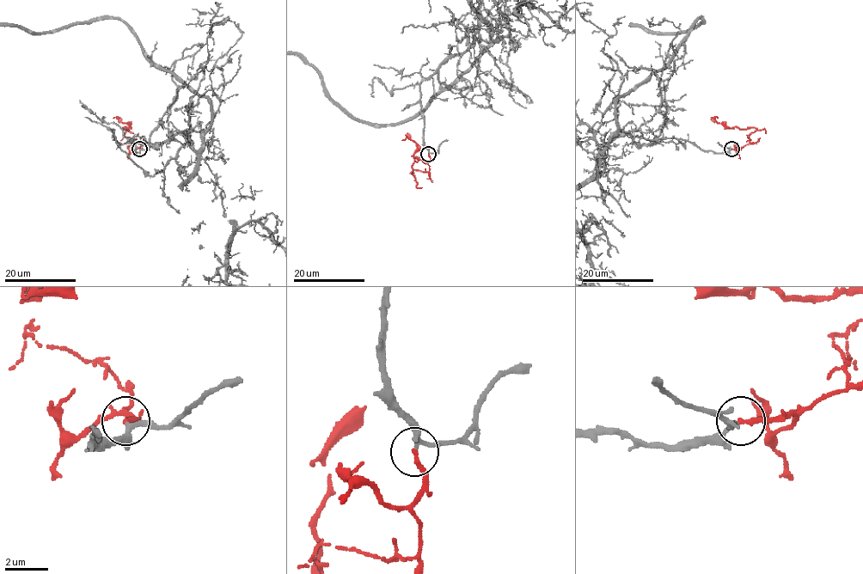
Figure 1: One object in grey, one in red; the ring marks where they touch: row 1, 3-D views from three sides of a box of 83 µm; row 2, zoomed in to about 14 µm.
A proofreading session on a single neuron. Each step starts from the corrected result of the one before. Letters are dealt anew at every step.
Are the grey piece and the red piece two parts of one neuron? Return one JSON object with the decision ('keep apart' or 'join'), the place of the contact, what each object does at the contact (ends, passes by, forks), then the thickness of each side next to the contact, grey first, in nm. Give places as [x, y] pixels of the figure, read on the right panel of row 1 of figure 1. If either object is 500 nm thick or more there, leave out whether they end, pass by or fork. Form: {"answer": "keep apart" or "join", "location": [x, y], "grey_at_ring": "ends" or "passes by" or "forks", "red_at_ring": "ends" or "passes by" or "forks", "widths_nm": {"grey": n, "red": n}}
{"answer": "join", "location": [731, 149], "grey_at_ring": "passes by", "red_at_ring": "ends", "widths_nm": {"grey": 170, "red": 220}}

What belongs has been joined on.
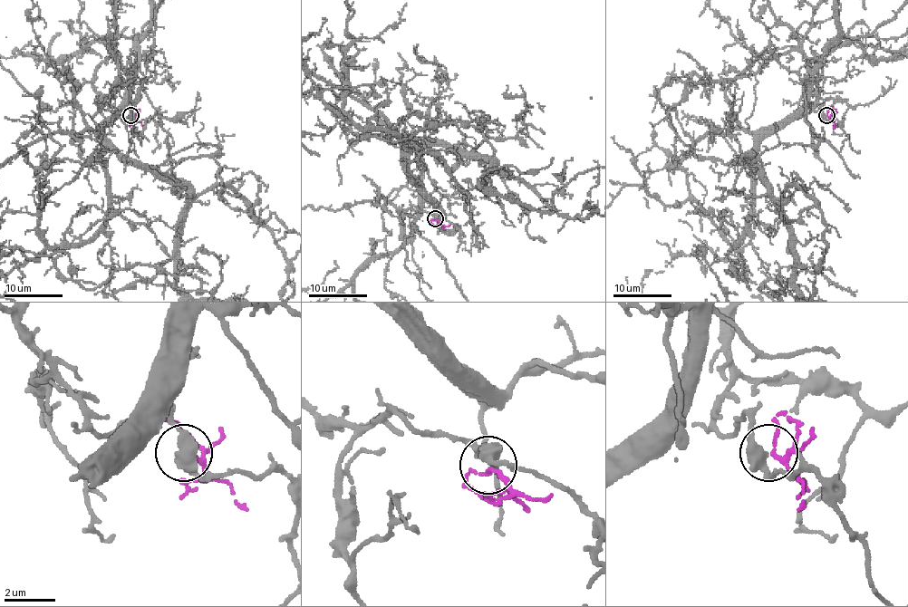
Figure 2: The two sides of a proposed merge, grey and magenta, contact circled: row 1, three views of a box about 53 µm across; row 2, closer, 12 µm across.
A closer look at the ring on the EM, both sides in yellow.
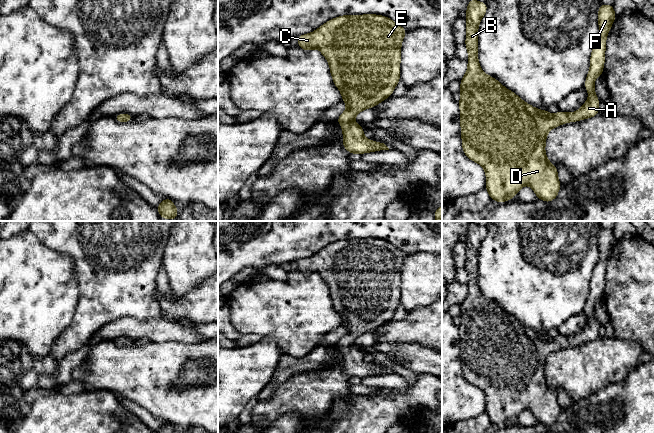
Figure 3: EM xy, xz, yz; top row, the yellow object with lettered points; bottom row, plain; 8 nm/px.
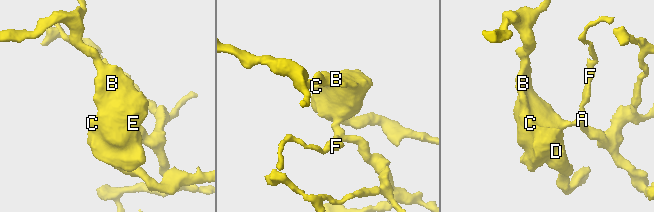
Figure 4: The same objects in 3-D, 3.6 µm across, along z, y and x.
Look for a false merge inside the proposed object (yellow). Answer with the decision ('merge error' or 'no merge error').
no merge error

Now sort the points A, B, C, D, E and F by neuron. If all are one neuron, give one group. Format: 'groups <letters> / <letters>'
groups A B C D E F

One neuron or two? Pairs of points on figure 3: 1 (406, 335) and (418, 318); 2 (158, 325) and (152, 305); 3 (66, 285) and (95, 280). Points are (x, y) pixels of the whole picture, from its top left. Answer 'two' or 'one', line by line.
1: one
2: two
3: two

